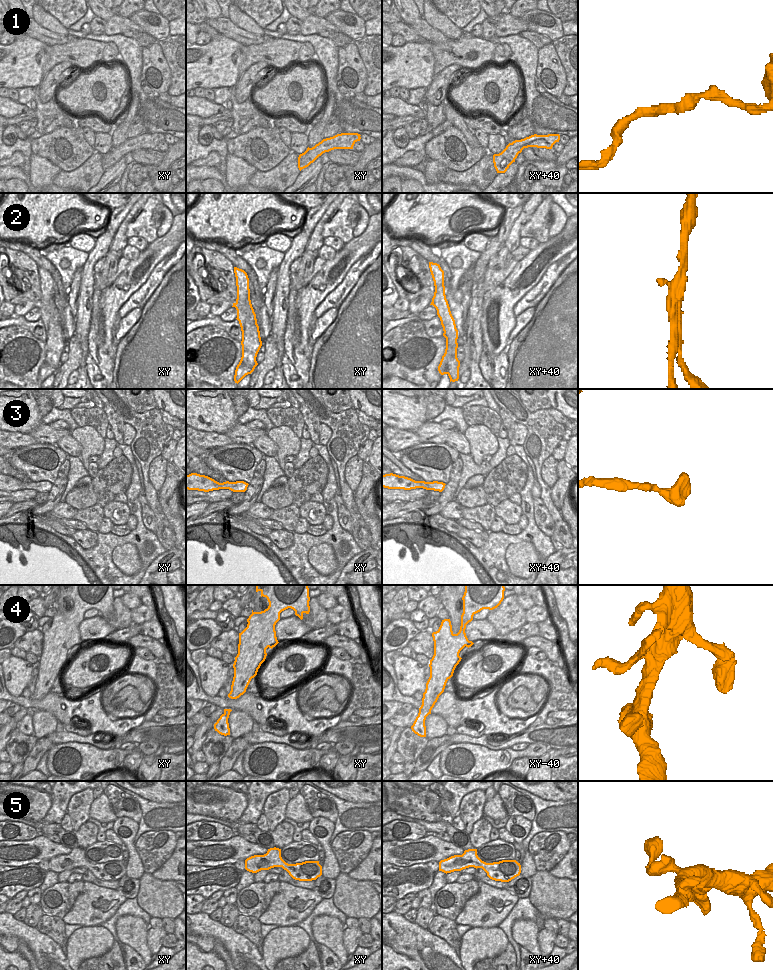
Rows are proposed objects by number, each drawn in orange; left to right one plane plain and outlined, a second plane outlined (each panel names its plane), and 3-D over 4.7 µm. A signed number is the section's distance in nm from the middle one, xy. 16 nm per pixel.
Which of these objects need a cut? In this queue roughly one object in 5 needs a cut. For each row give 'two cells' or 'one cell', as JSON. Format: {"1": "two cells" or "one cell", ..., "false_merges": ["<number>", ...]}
{"1": "one cell", "2": "two cells", "3": "one cell", "4": "one cell", "5": "one cell", "false_merges": ["2"]}

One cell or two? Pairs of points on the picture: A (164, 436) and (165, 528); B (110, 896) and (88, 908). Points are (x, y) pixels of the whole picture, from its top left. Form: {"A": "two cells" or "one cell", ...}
{"A": "one cell", "B": "one cell"}

